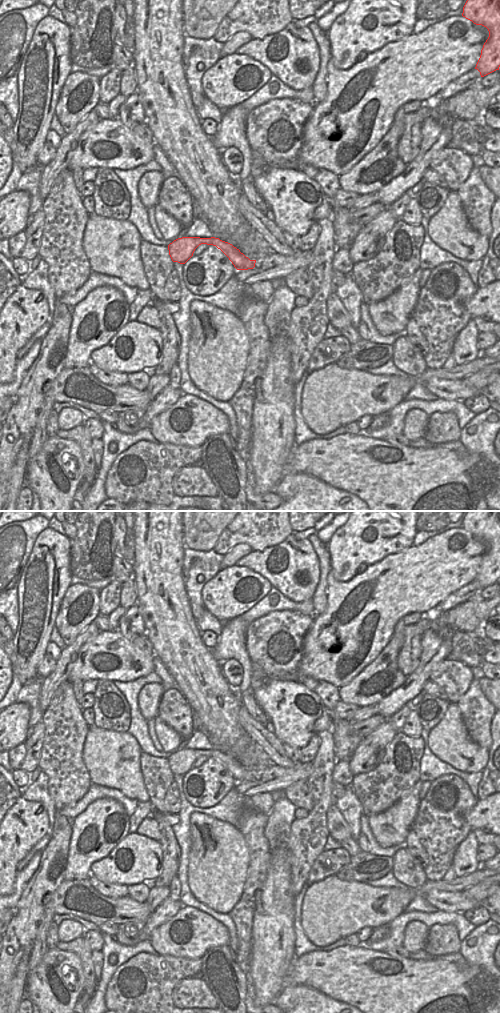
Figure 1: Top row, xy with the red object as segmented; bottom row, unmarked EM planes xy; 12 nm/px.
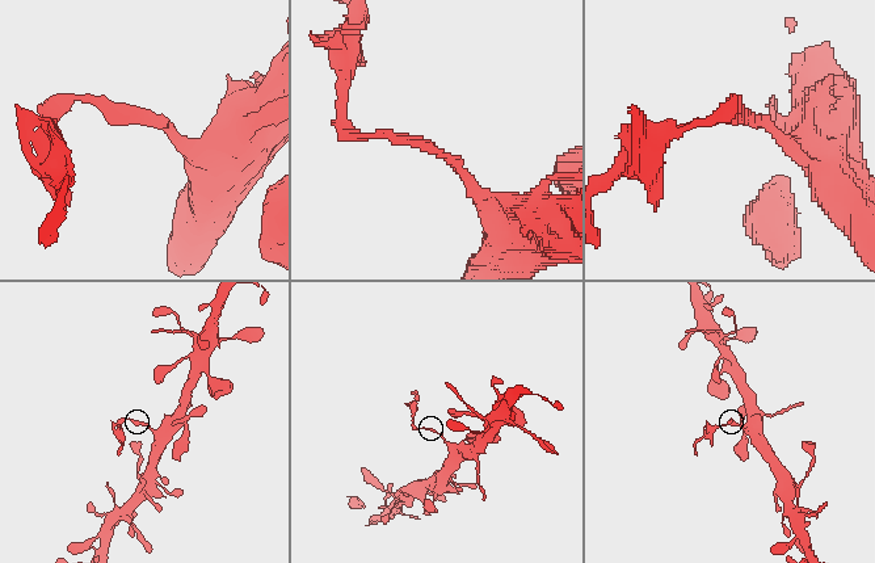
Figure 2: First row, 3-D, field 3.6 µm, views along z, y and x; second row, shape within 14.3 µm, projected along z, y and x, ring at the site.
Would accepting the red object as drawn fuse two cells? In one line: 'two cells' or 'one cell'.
two cells

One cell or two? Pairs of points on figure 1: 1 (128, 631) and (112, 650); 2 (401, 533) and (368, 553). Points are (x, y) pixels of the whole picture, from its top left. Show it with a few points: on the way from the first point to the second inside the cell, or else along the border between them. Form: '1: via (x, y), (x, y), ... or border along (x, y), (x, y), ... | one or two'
1: border along (119, 630), (126, 638), (130, 639) | two
2: via (393, 538), (382, 539), (376, 545) | one

